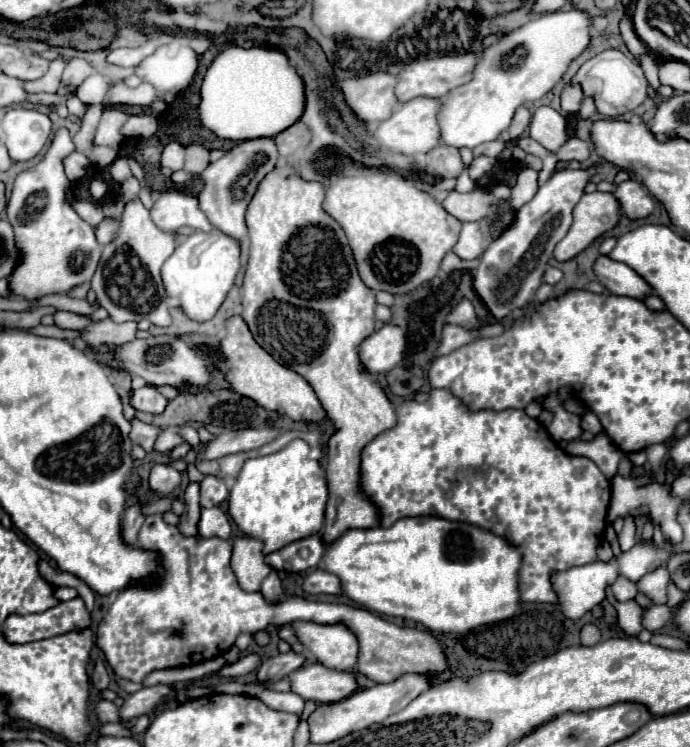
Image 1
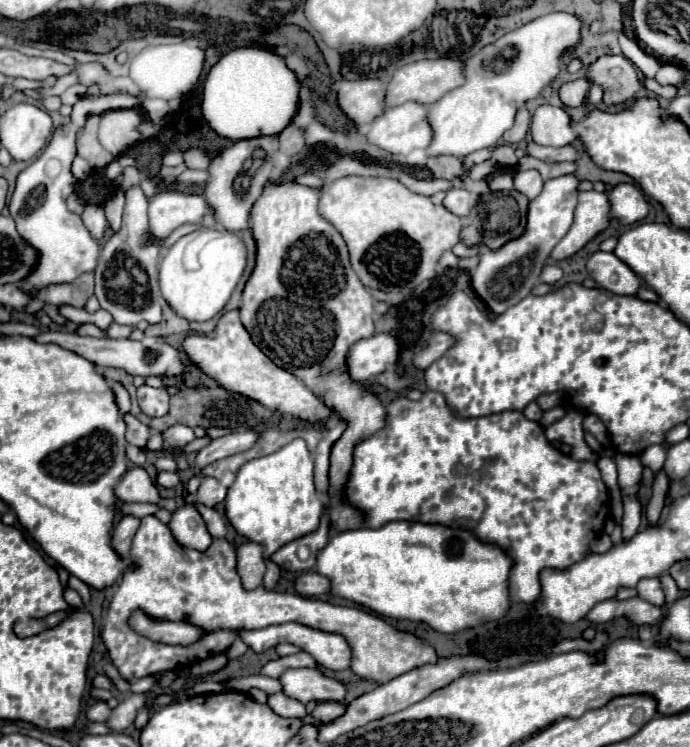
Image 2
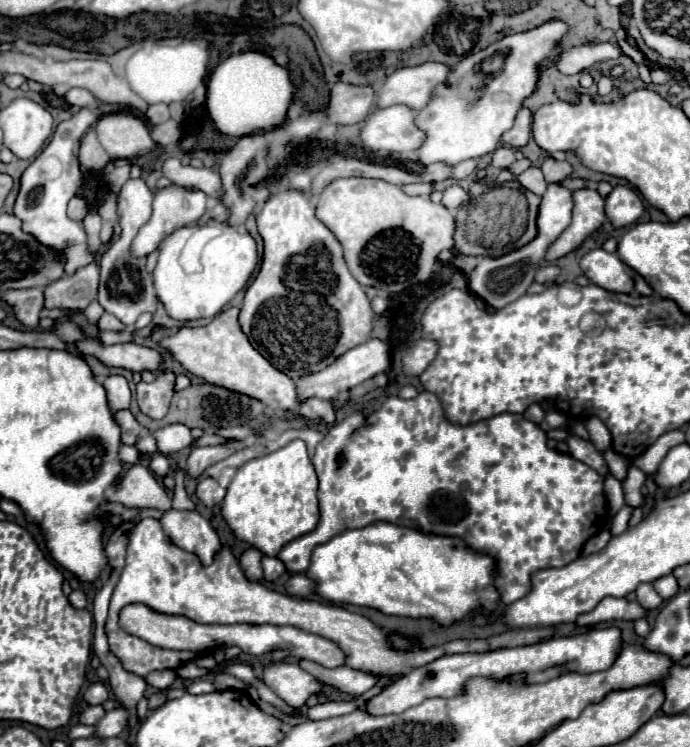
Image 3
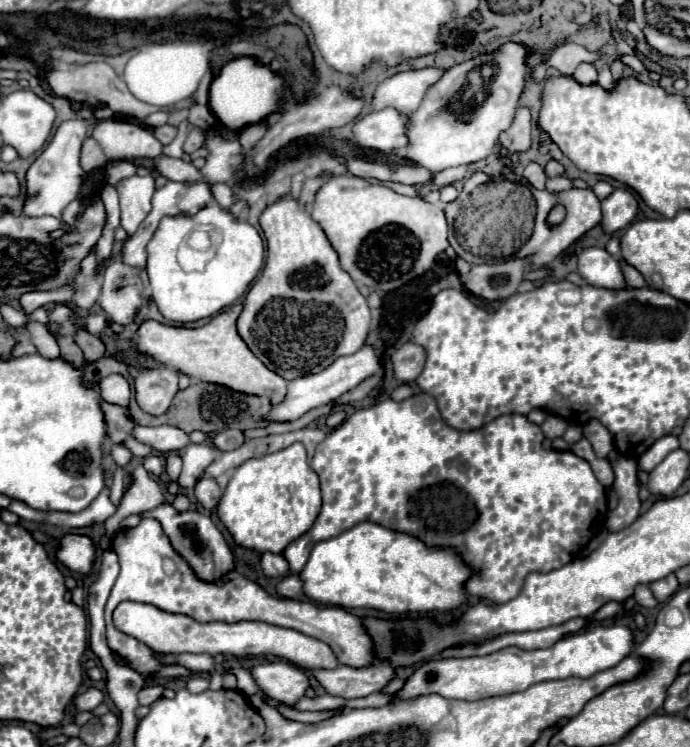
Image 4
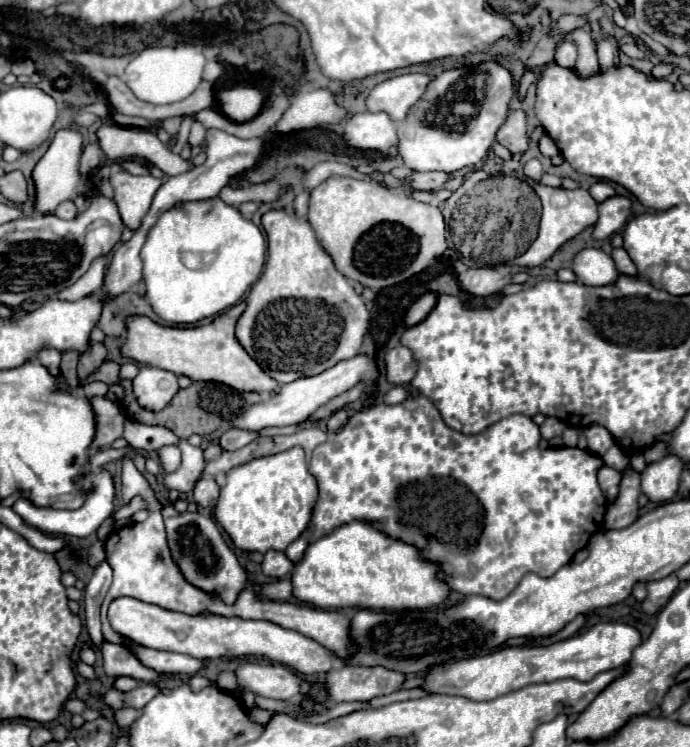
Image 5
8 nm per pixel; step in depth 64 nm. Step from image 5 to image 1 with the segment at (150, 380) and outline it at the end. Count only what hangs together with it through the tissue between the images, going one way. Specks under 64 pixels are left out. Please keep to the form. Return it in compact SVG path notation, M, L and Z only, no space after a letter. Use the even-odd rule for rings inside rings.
M142 386L138 390L134 390L132 398L130 398L132 406L136 410L142 410L142 412L150 412L150 414L160 414L164 412L168 400L154 388L154 386Z

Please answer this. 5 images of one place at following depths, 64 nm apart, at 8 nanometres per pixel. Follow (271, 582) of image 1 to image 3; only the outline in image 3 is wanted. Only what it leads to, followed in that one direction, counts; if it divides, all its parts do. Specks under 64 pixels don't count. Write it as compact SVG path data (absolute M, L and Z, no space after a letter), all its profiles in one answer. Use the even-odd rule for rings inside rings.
M262 556L262 568L264 568L264 578L266 578L268 582L276 580L280 574L286 572L284 562L278 560L278 558L270 558L270 556Z

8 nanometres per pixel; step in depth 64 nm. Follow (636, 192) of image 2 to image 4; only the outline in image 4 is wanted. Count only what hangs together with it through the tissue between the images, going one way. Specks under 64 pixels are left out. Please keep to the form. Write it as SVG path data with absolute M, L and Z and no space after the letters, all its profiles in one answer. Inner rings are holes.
M618 188L606 200L602 200L602 230L614 234L634 222L638 214L638 202L630 190Z

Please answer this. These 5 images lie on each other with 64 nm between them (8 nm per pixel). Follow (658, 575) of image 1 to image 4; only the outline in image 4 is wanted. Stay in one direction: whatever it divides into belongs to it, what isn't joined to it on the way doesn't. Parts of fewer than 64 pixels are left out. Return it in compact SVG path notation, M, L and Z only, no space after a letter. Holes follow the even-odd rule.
M638 584L638 586L636 586L634 600L636 600L640 606L646 606L646 608L654 608L654 606L658 606L656 598L652 596L652 592L650 592L650 588L648 588L646 584Z

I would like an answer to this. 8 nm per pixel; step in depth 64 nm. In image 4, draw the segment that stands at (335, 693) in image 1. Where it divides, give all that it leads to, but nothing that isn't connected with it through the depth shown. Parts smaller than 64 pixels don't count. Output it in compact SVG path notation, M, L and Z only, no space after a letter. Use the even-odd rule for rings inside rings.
M268 662L252 666L250 674L256 686L266 696L284 704L296 704L310 686L306 672L286 662Z

